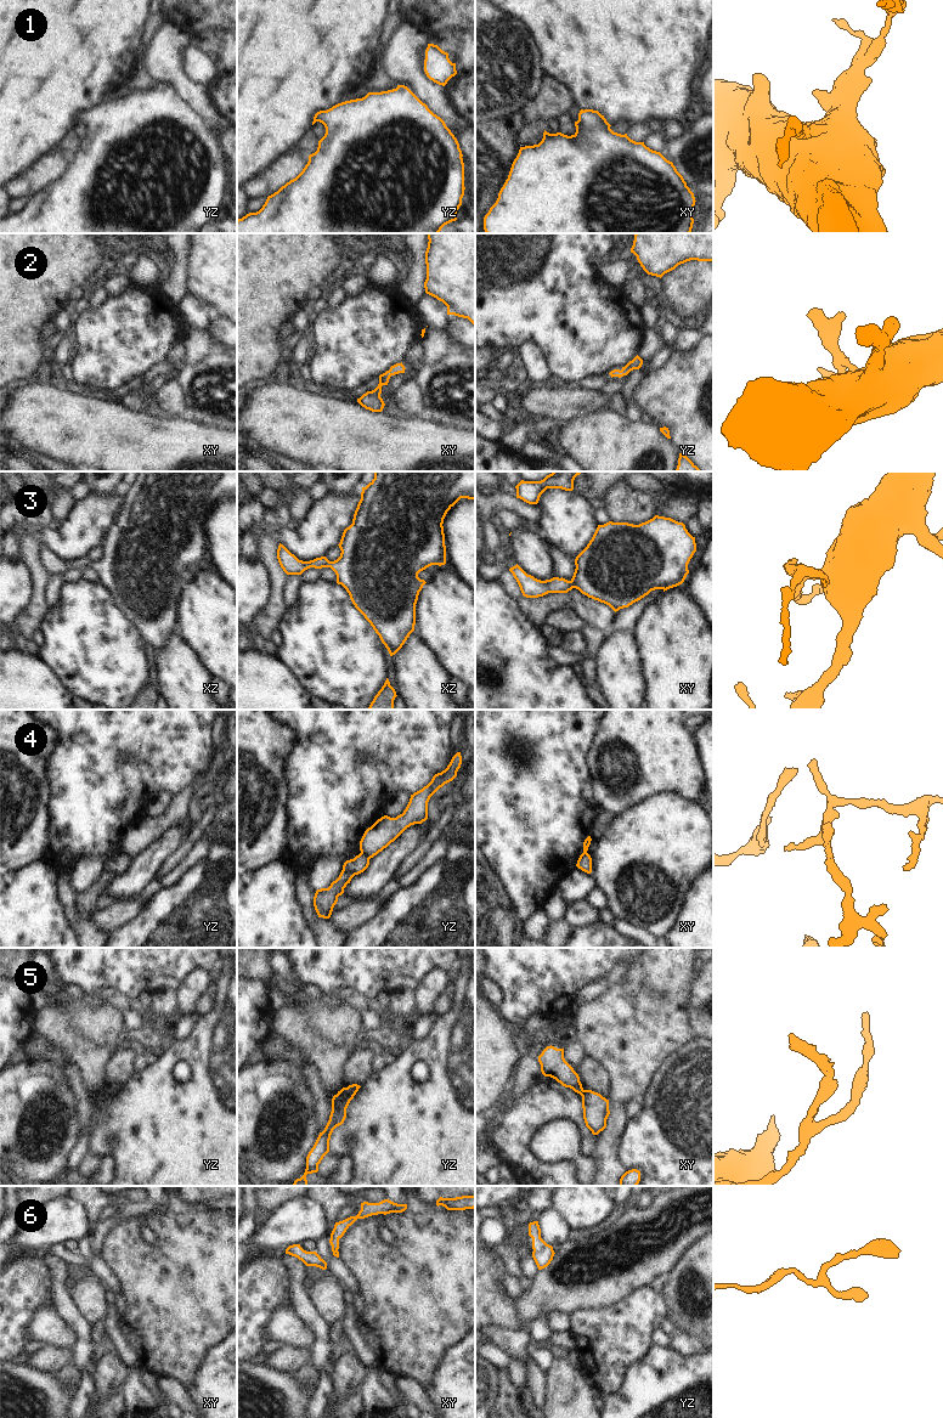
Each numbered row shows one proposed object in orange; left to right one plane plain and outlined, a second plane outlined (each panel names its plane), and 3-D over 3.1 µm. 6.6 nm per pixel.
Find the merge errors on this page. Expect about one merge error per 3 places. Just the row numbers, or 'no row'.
4, 5

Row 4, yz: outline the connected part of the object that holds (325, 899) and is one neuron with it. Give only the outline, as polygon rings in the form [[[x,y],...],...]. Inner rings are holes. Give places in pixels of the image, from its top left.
[[[362,853],[346,860],[339,877],[328,888],[317,889],[314,897],[314,906],[318,917],[329,919],[338,897],[355,875],[363,872],[369,865],[369,858]]]

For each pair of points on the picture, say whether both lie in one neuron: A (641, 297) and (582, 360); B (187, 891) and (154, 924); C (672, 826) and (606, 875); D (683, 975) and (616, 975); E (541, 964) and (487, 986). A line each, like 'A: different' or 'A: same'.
A: different
B: same
C: same
D: different
E: different

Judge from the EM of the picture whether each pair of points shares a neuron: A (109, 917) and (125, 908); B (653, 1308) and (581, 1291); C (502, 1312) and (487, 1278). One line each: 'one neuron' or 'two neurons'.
A: one neuron
B: two neurons
C: one neuron

